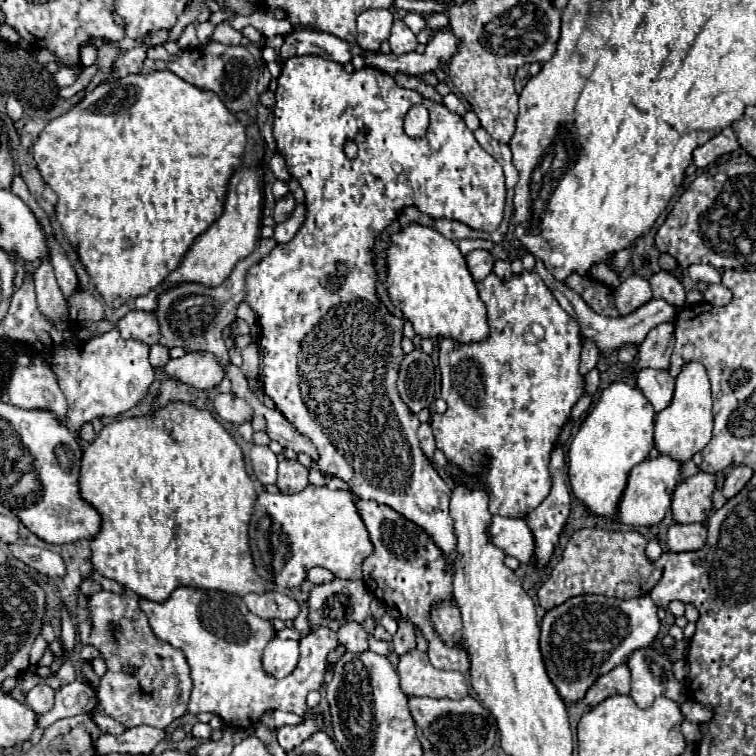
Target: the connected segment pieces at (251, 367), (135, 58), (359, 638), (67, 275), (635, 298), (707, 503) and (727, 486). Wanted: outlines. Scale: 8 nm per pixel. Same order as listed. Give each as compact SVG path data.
M249 344L241 354L243 354L241 372L247 378L257 378L257 374L259 374L259 348L257 348L257 344Z
M145 46L133 48L133 50L127 50L121 58L117 58L117 62L113 64L117 76L123 78L123 76L127 76L127 74L137 74L137 72L141 72L143 60L145 60L145 50L147 50Z
M343 624L343 628L339 628L337 632L339 644L343 644L347 648L347 652L359 654L363 650L367 650L367 630L363 624Z
M49 250L49 262L55 270L55 276L57 276L57 282L59 282L59 288L63 290L63 294L69 296L73 290L77 290L79 280L77 280L77 274L75 274L71 262L67 260L67 256L61 252Z
M629 276L615 288L615 306L621 316L635 312L639 306L653 298L651 286L641 276Z
M697 472L683 480L673 492L673 518L681 524L705 522L713 510L713 492L717 476L711 472Z
M735 466L727 478L725 478L725 484L723 484L723 494L725 498L733 498L753 476L753 470L747 468L747 466Z

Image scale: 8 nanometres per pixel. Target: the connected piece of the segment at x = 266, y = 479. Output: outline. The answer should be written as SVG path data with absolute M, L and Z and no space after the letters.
M253 446L251 464L253 464L253 472L261 484L277 482L277 456L269 450L269 446Z

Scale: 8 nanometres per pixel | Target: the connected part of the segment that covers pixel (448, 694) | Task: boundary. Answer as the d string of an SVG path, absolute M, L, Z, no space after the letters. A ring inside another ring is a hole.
M417 648L399 658L397 674L401 680L401 690L407 696L453 700L467 696L467 680L461 672L433 668L427 654Z

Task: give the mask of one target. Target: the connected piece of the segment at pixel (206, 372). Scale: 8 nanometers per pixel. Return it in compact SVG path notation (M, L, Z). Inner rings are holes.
M191 352L183 358L171 360L163 370L173 378L203 390L217 386L225 376L223 364L219 364L211 352Z

